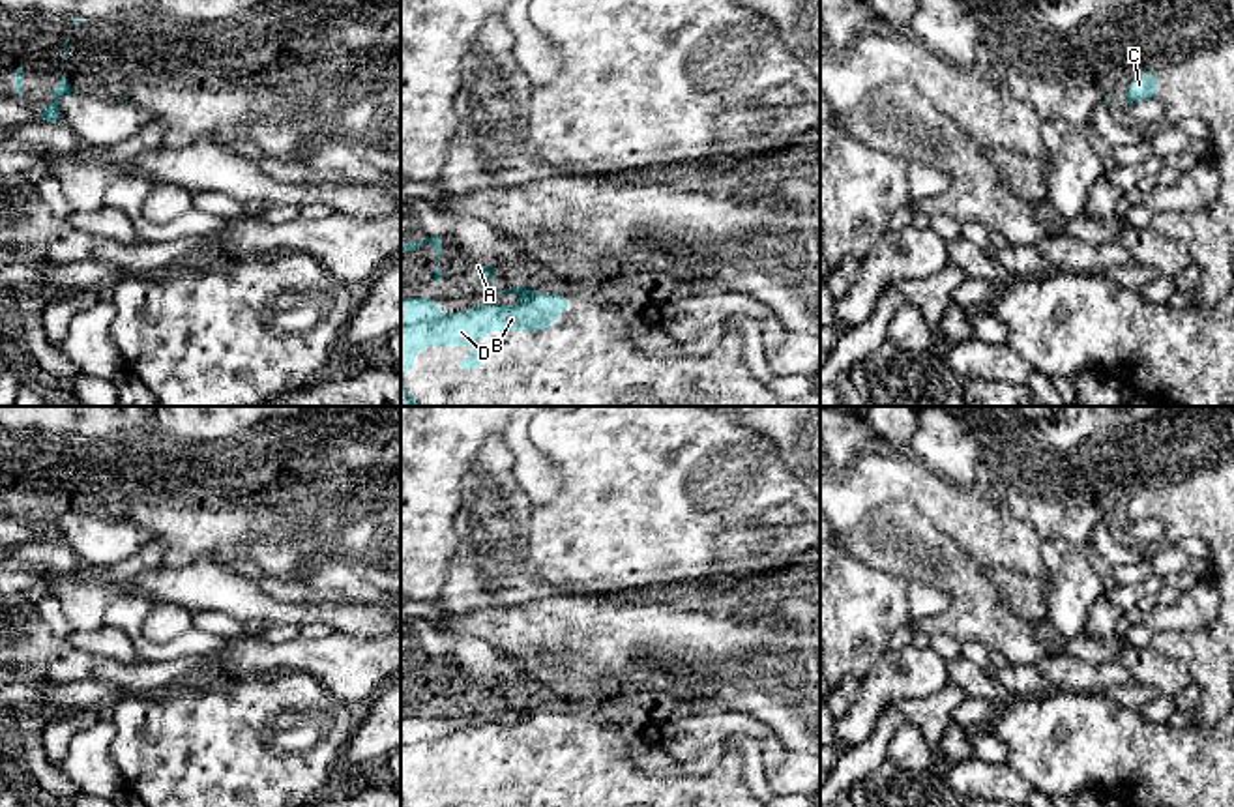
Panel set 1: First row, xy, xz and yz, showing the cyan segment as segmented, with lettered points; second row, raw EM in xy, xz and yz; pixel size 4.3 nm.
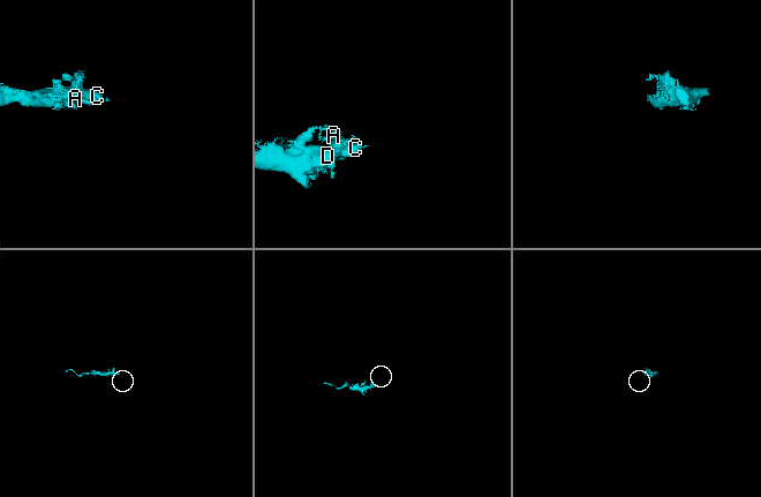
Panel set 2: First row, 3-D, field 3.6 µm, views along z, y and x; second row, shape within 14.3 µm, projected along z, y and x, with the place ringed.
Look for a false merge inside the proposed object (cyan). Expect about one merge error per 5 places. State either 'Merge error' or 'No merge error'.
No merge error

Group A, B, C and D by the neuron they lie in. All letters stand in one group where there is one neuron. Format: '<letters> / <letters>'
A B C D

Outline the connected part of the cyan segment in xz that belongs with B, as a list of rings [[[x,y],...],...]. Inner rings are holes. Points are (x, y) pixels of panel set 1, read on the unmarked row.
[[[511,706],[507,710],[492,710],[483,713],[479,725],[440,734],[440,717],[401,717],[401,807],[406,807],[403,794],[416,785],[416,770],[421,766],[449,766],[457,762],[477,764],[481,756],[489,751],[543,751],[549,743],[556,741],[567,728],[569,717],[566,713],[541,713],[539,710],[526,706]],[[500,712],[521,713],[522,719],[517,725],[498,725],[494,717]]]

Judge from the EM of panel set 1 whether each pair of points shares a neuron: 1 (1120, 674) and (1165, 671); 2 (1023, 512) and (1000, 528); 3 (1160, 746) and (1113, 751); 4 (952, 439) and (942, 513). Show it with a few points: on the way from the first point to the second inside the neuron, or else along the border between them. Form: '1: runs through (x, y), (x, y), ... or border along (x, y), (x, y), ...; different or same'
1: border along (1116, 658), (1131, 680); different
2: border along (1012, 513), (1027, 521), (1043, 538); different
3: runs through (1148, 751), (1124, 751); same
4: border along (918, 457), (963, 489); different

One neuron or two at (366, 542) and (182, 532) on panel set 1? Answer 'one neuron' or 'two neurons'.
one neuron

